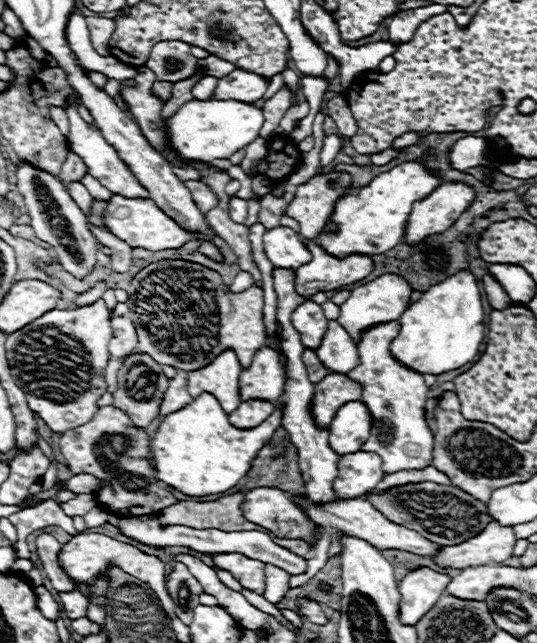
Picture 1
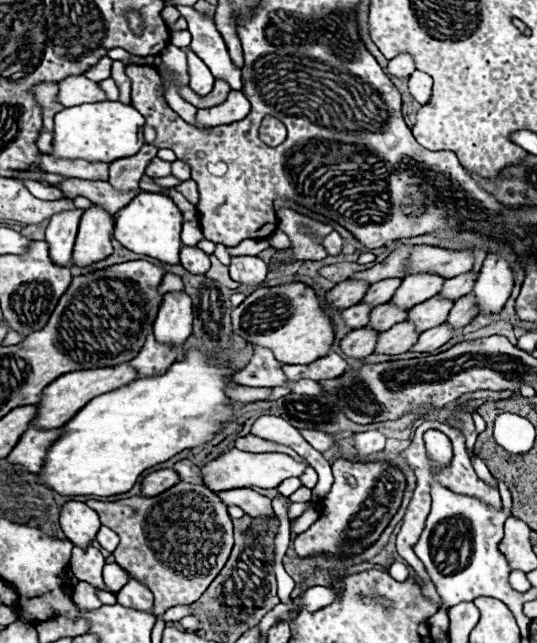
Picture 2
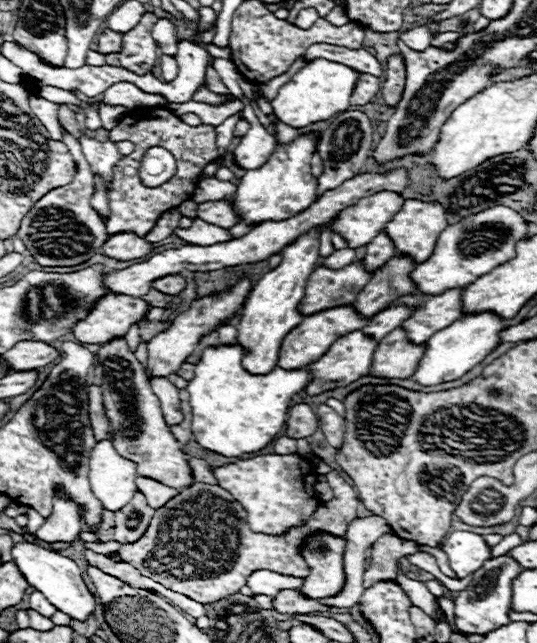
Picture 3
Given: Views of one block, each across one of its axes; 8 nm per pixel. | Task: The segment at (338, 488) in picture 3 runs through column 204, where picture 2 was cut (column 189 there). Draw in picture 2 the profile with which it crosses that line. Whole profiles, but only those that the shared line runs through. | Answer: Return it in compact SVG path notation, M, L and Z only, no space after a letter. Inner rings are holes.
M178 482L170 490L152 498L132 496L116 502L90 500L86 504L98 512L104 526L120 536L120 544L112 552L116 562L154 592L154 616L162 616L170 606L196 602L218 576L234 546L232 520L226 506L206 486ZM154 506L156 530L152 528ZM164 534L166 544L156 544L164 542Z

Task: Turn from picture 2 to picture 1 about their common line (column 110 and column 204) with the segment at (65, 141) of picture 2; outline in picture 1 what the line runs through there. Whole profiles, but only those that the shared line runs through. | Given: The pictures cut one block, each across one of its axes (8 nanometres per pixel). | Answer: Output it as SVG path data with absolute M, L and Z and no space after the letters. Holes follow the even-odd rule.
M192 100L186 102L170 122L170 144L178 150L180 158L196 162L226 160L234 152L246 148L260 136L264 124L262 108L238 100Z

